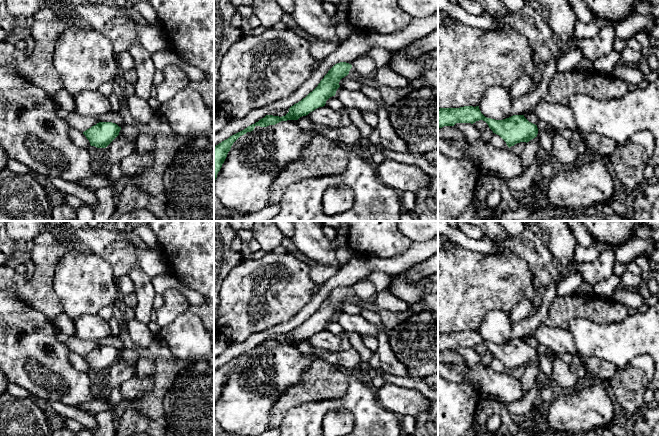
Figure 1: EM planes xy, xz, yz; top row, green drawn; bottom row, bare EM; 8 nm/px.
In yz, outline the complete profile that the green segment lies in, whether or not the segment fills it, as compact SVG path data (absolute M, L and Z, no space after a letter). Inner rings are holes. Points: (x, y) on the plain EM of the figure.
M464 330L460 332L438 333L438 353L444 350L454 350L456 347L475 347L485 345L493 357L499 359L510 372L520 366L529 366L537 361L537 349L529 346L524 339L513 339L503 344L485 341L479 330Z

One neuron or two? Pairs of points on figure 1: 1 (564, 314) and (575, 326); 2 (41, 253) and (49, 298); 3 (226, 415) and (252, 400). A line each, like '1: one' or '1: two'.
1: two
2: one
3: one

